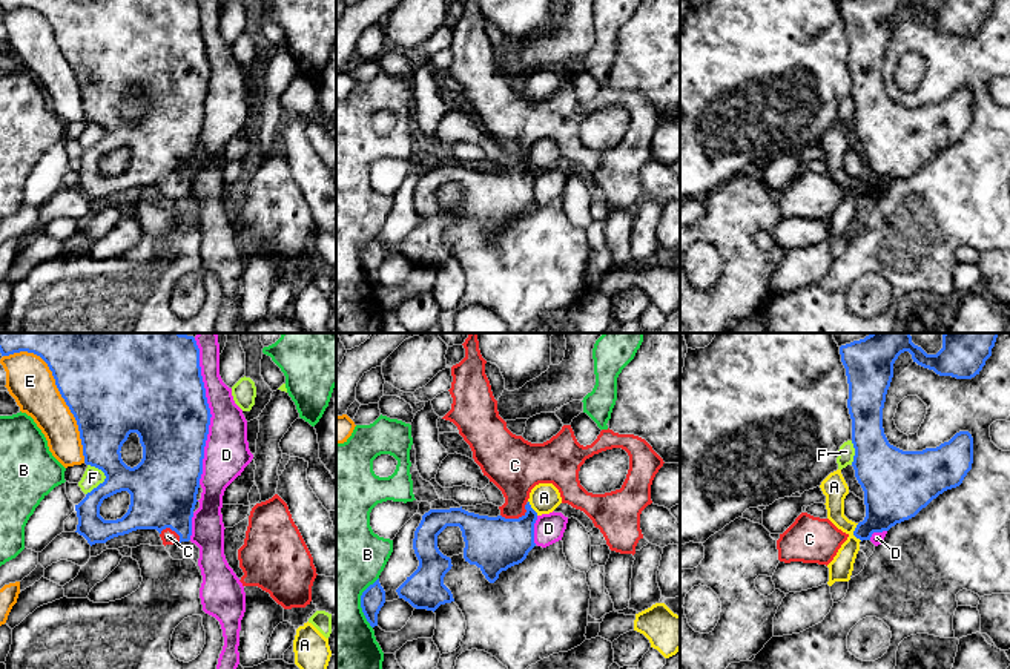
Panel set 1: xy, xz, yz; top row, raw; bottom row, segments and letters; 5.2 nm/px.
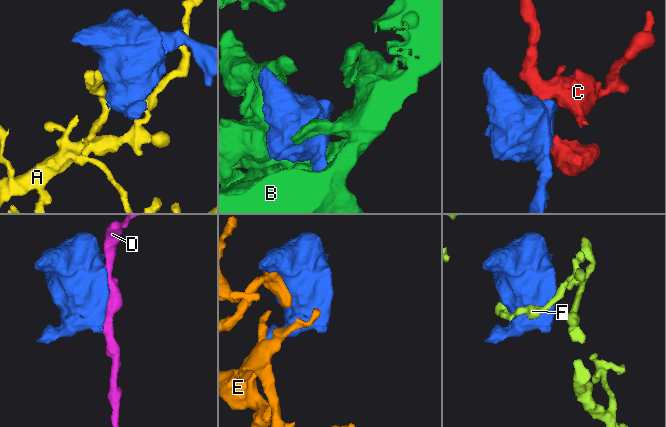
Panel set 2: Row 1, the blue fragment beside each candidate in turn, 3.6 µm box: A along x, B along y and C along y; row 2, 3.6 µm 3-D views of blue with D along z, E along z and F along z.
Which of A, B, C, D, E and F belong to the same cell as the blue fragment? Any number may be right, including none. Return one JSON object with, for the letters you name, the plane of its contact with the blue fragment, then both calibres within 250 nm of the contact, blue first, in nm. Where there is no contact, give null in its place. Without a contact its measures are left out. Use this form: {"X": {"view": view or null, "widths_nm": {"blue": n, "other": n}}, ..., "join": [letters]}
{"C": {"view": "xz", "widths_nm": {"blue": 280, "other": 240}}, "join": ["C"]}

